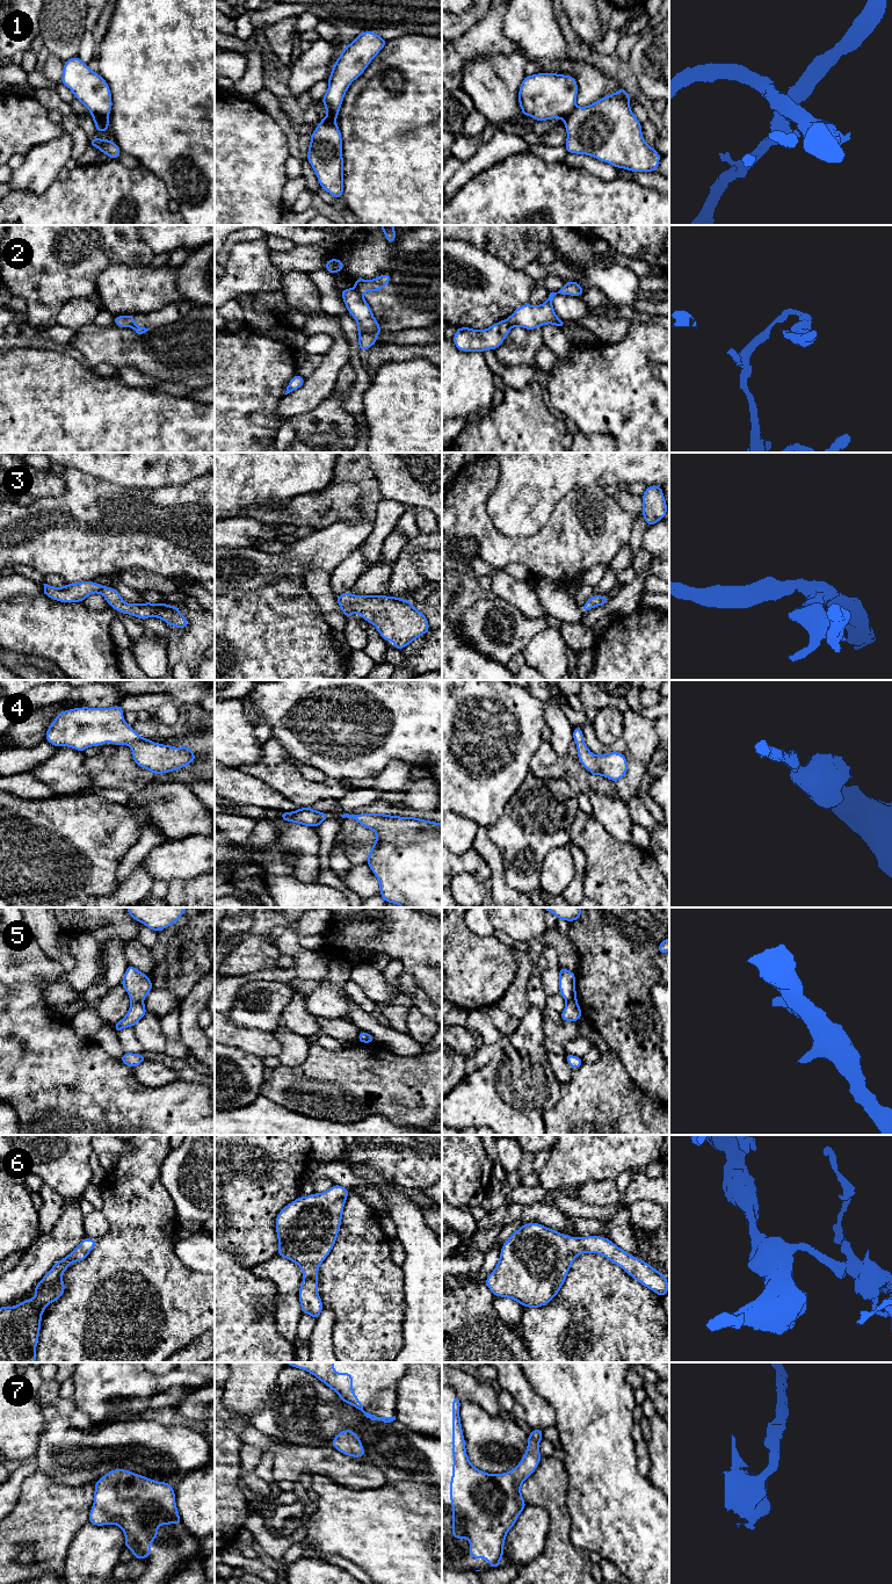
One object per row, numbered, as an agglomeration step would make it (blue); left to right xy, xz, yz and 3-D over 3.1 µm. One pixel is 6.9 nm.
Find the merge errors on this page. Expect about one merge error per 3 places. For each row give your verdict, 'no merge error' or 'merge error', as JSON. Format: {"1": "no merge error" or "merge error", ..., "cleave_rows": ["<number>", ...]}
{"1": "merge error", "2": "merge error", "3": "no merge error", "4": "no merge error", "5": "merge error", "6": "no merge error", "7": "no merge error", "cleave_rows": ["1", "2", "5"]}

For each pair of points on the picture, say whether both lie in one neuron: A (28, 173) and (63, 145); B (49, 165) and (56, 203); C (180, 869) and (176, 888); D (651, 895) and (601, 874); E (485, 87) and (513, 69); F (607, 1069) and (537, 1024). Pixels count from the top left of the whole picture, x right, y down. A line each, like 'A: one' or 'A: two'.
A: one
B: two
C: two
D: one
E: one
F: two

